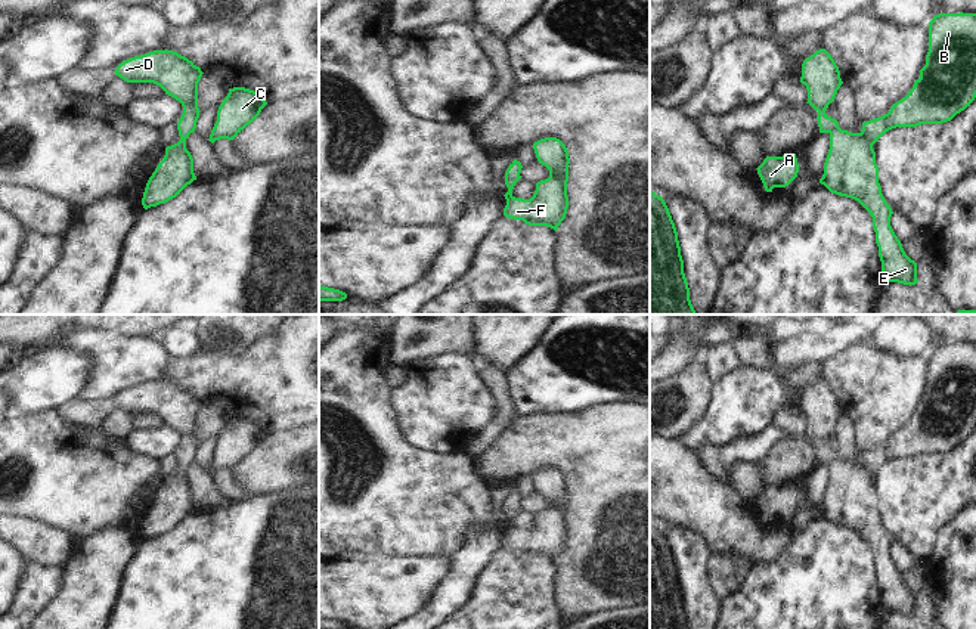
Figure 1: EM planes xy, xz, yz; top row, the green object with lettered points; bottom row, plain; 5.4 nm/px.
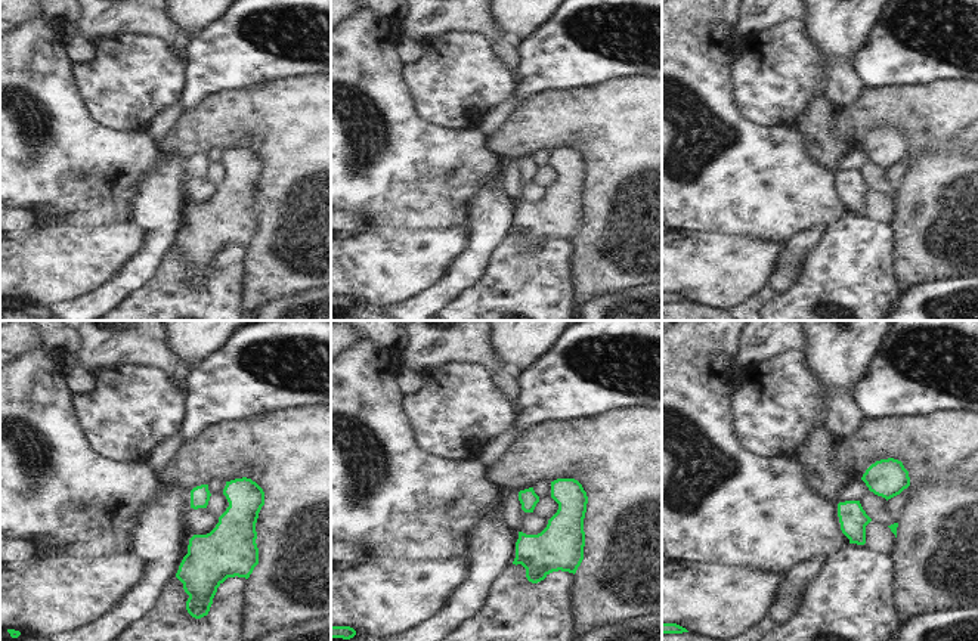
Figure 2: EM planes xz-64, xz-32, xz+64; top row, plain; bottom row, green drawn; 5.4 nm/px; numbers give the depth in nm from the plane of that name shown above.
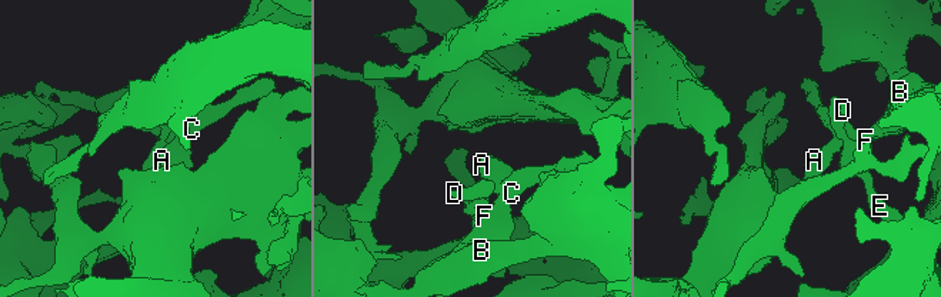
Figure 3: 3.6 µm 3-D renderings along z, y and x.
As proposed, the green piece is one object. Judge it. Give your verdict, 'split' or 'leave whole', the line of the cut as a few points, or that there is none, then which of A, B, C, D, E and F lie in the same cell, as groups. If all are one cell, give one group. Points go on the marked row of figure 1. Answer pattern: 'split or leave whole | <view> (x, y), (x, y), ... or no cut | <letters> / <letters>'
leave whole | no cut | A B C D E F

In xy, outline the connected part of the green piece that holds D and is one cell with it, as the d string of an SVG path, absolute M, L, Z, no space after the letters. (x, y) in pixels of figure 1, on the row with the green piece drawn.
M154 50L130 58L114 72L127 83L154 83L183 106L177 123L180 140L165 148L162 161L146 183L142 205L148 210L176 198L196 180L186 139L195 131L199 118L198 83L204 72L192 61L173 50Z

